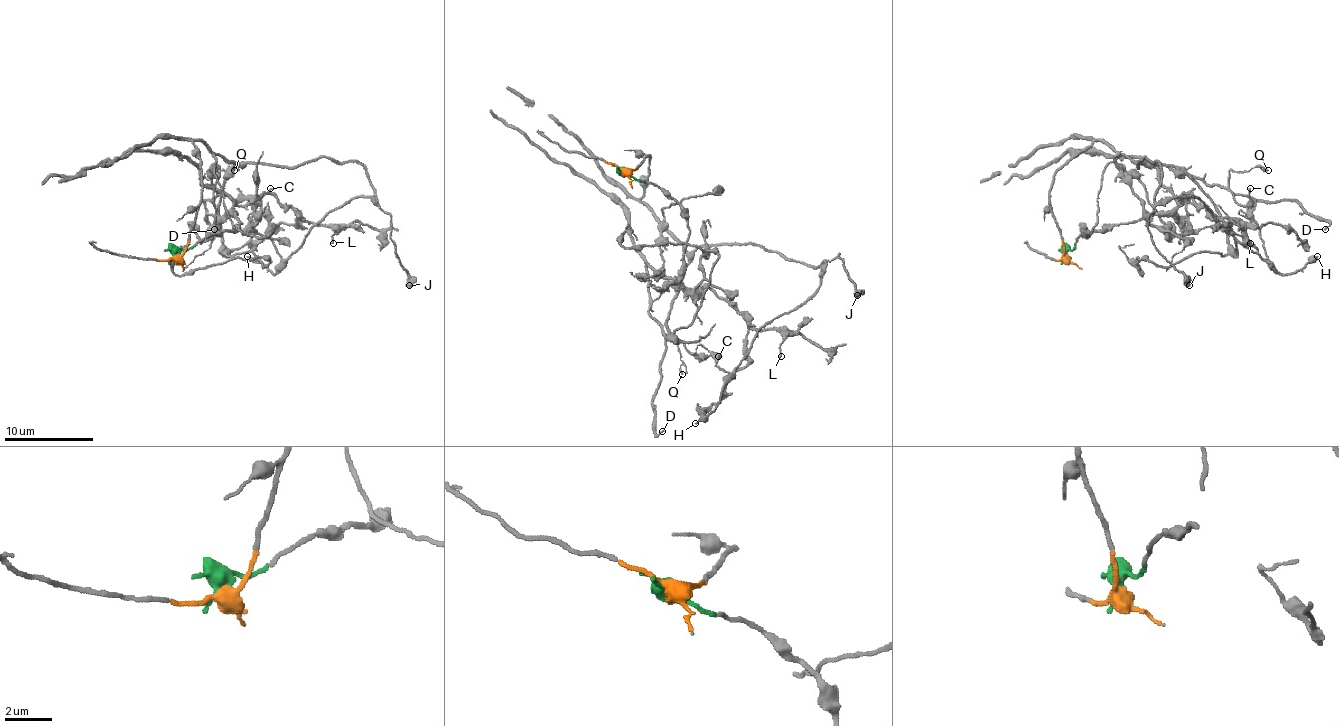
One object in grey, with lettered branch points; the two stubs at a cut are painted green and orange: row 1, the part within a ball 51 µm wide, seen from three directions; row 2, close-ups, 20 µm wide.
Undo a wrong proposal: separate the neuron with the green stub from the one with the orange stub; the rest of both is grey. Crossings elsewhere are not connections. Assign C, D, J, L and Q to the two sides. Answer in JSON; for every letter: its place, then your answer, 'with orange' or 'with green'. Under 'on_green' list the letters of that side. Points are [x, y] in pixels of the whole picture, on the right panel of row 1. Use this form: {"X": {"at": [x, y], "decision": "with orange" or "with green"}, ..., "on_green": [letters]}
{"C": {"at": [1250, 188], "decision": "with green"}, "D": {"at": [1325, 229], "decision": "with green"}, "J": {"at": [1189, 285], "decision": "with orange"}, "L": {"at": [1250, 243], "decision": "with green"}, "Q": {"at": [1268, 170], "decision": "with green"}, "on_green": ["C", "D", "L", "Q"]}

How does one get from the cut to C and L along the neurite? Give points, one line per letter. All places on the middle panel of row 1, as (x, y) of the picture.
C: (622, 171), (663, 189), (687, 222), (681, 283), (647, 267), (649, 314), (669, 339), (719, 356)
L: (622, 171), (681, 206), (690, 238), (681, 280), (710, 287), (752, 327), (777, 330), (781, 356)

